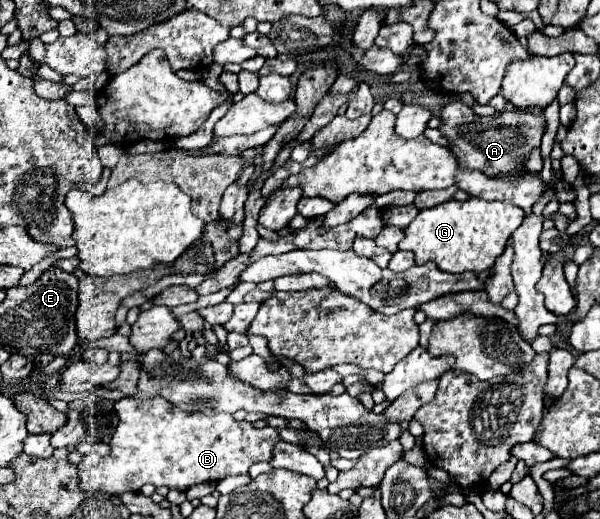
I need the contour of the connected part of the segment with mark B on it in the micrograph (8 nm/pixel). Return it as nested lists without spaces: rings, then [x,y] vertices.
[[[159,396],[145,402],[129,402],[125,398],[115,404],[115,410],[119,424],[109,442],[111,454],[105,458],[87,454],[79,464],[79,486],[83,492],[141,492],[145,484],[187,492],[203,482],[247,474],[255,462],[269,462],[275,444],[281,440],[277,428],[255,428],[247,420],[237,422],[231,414],[207,416],[203,412],[185,412]]]

